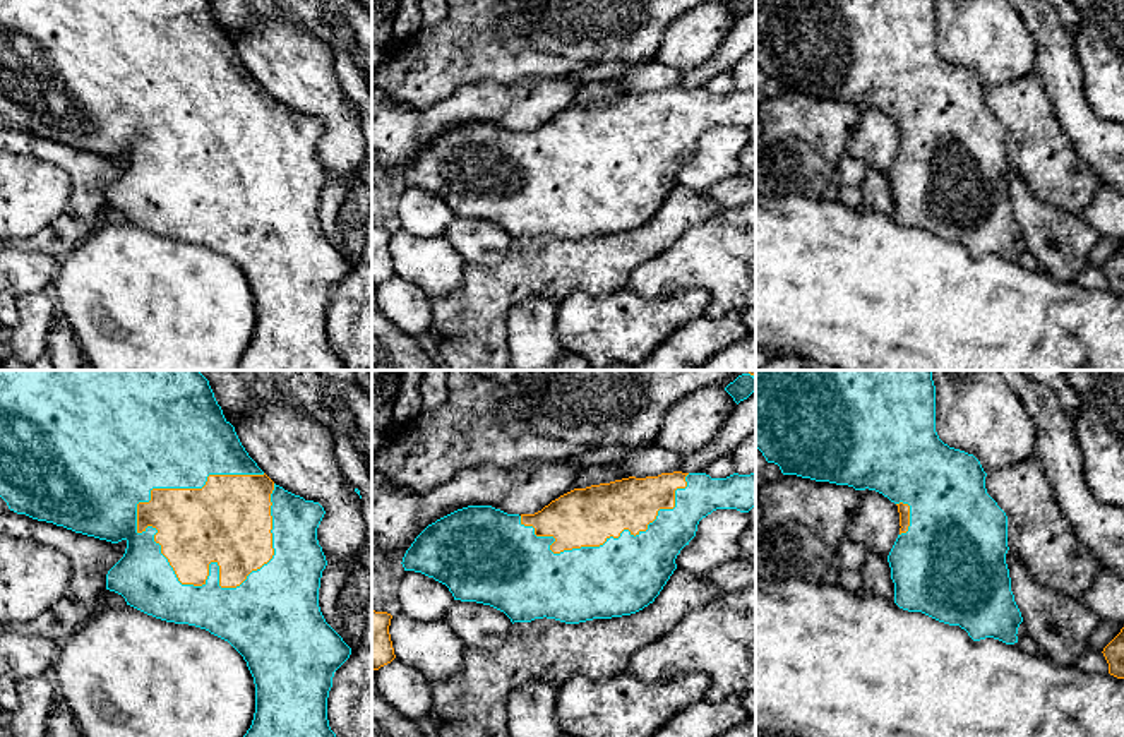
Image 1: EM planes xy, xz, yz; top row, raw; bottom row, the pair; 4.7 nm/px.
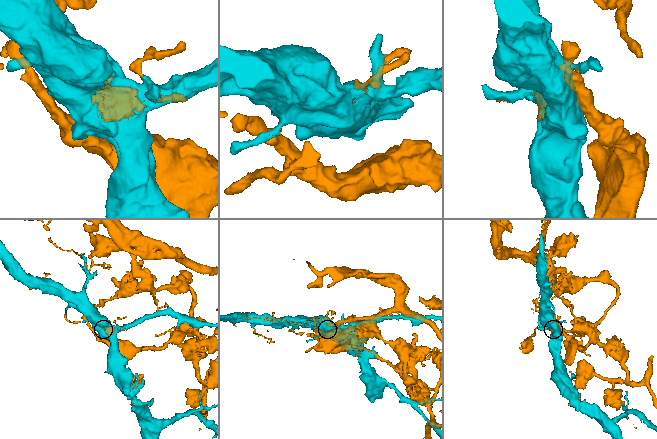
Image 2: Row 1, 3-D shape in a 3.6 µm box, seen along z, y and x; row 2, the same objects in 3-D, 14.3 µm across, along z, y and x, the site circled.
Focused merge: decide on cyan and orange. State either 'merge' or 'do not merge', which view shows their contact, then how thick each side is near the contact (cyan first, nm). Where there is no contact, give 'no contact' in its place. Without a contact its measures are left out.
merge; meets cyan in xy; 320 nm thick on the cyan side, 380 nm on the other

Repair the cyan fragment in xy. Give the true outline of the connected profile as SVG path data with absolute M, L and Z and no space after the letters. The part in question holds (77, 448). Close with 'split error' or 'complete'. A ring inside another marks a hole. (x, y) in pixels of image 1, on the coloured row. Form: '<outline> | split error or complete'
M0 370L0 497L17 514L111 543L125 540L123 557L106 574L106 590L122 595L127 605L147 615L195 626L228 641L247 662L255 684L255 713L243 737L336 737L327 720L327 698L334 672L350 658L351 648L326 622L319 607L320 578L327 560L317 540L317 528L326 511L319 502L276 485L257 466L199 370Z | split error

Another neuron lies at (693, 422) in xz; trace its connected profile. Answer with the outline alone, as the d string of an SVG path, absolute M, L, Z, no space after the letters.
M704 386L668 408L653 444L680 454L699 451L718 437L735 408L725 389Z

